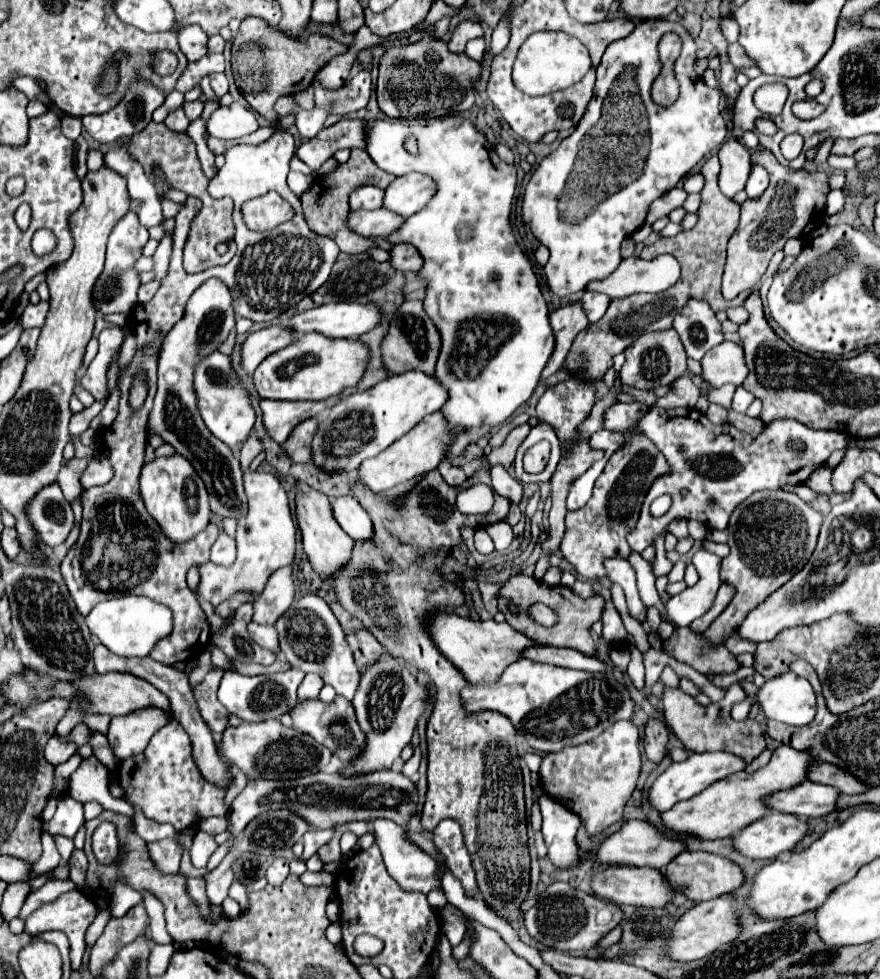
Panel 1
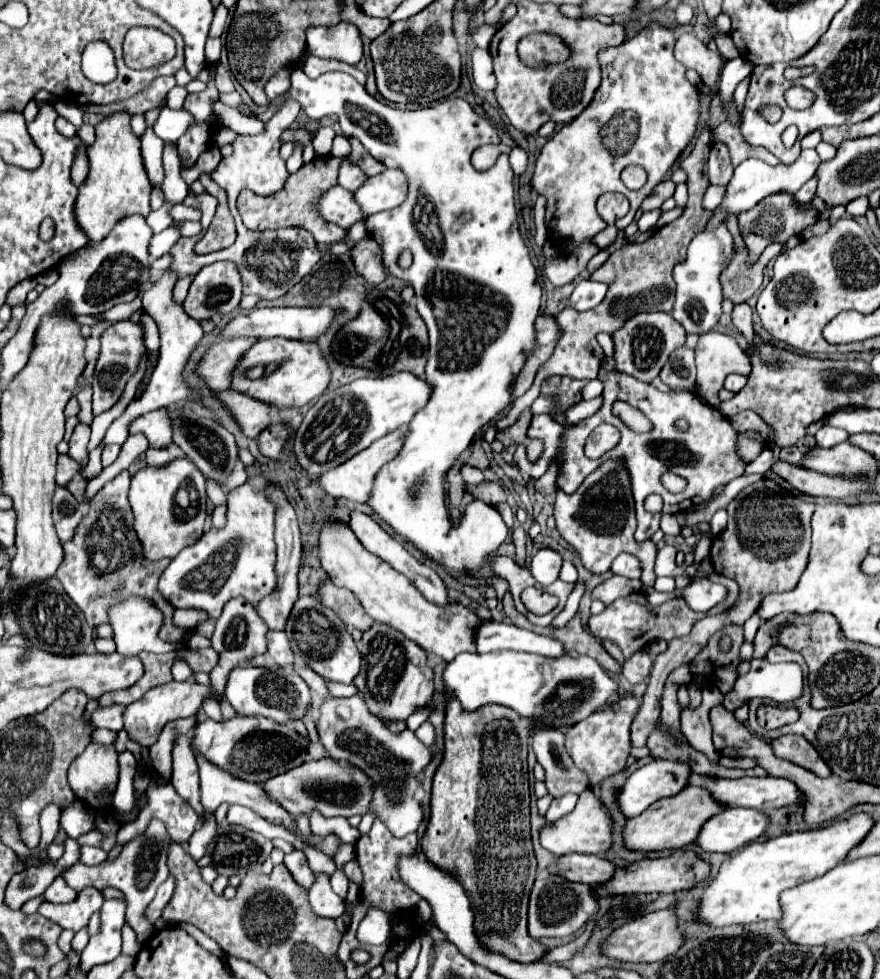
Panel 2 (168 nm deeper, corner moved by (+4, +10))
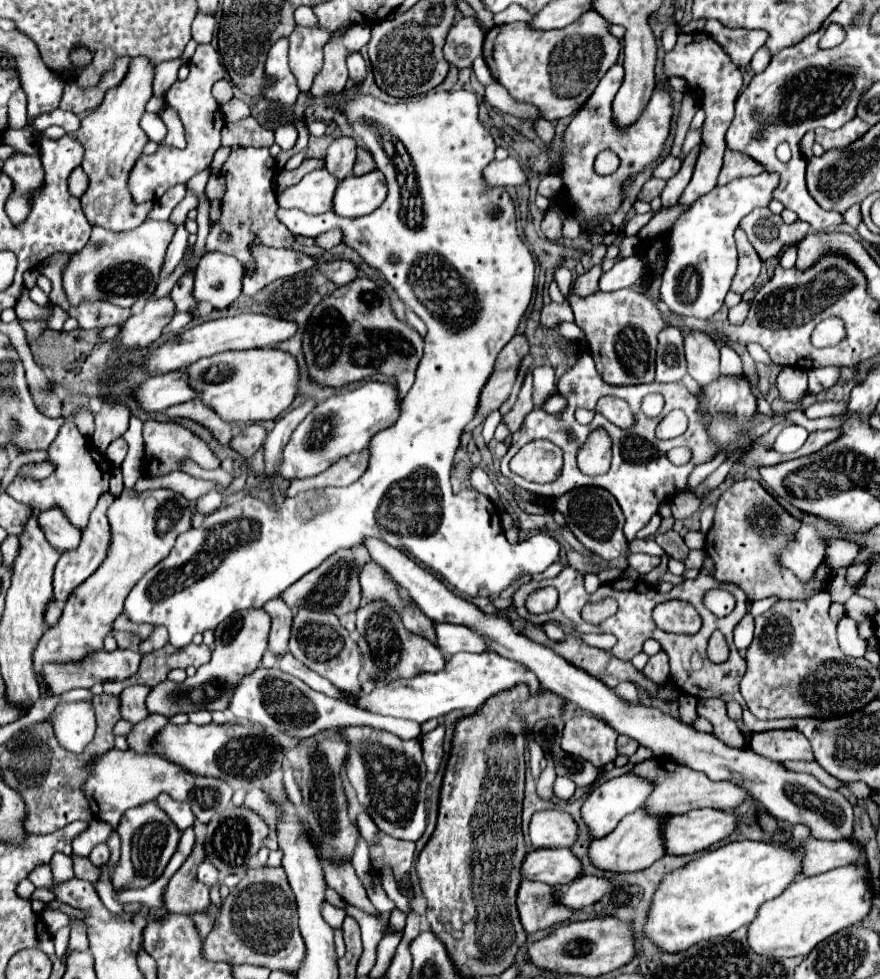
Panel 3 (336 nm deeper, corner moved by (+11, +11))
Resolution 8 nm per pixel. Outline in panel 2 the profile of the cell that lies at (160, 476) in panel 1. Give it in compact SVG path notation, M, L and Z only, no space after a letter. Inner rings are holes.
M175 458L165 466L143 466L131 480L129 502L135 514L135 532L143 544L145 558L175 558L183 548L193 546L203 536L205 522L205 476L195 470L187 458ZM181 486L193 488L195 494L177 494Z

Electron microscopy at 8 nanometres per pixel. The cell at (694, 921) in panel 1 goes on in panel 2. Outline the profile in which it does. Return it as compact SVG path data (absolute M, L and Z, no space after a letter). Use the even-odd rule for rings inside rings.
M673 908L651 912L639 920L627 922L625 926L617 928L605 942L603 942L603 954L625 960L625 962L657 962L671 954L677 954L679 946L683 946L683 934L679 930L679 920Z

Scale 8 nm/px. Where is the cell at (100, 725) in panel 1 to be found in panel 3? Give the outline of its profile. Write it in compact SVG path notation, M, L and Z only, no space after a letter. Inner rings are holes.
M190 643L182 649L170 649L170 645L164 645L162 649L144 655L138 673L134 673L132 677L128 677L124 681L106 681L104 691L122 693L124 687L136 685L136 683L154 687L154 685L162 683L172 669L186 669L190 665L200 667L208 661L210 661L210 649L204 643L202 645Z

